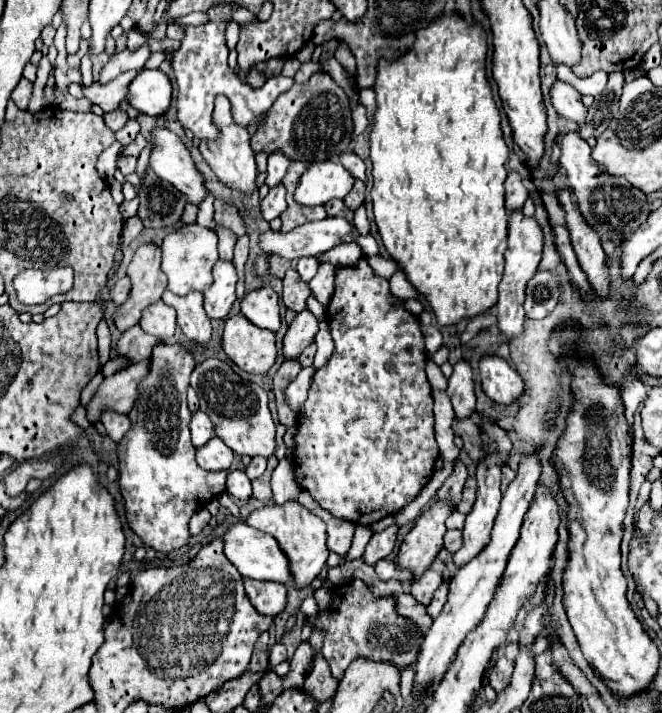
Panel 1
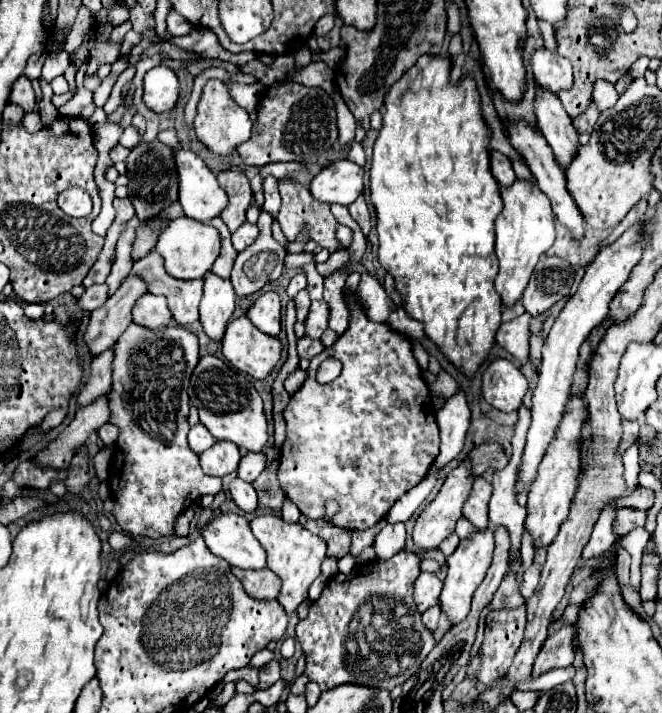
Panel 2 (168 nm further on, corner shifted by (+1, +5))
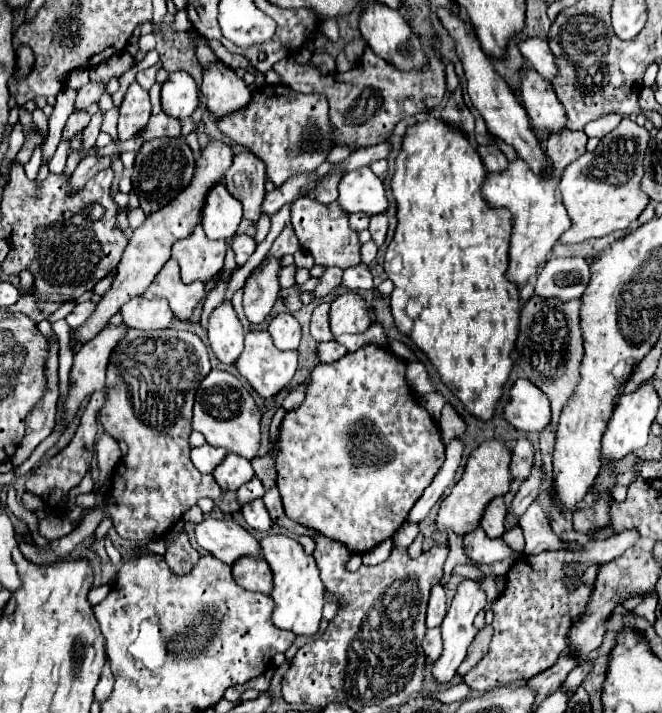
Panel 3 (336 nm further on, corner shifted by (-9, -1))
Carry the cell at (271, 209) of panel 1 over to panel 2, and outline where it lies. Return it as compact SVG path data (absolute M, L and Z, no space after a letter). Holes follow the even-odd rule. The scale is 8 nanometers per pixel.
M263 210L257 222L257 240L235 260L231 284L235 294L241 298L259 292L267 282L275 282L283 272L283 258L287 252L273 240L271 224L273 218Z

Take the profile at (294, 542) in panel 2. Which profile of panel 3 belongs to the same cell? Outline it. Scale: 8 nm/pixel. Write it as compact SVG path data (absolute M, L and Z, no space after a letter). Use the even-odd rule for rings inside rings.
M267 534L265 538L261 538L261 548L263 548L265 560L273 570L275 586L273 586L271 598L275 602L275 610L273 610L275 626L283 630L291 630L295 634L313 636L319 630L321 608L325 604L325 598L323 598L325 586L323 586L315 556L307 554L297 540L285 534Z

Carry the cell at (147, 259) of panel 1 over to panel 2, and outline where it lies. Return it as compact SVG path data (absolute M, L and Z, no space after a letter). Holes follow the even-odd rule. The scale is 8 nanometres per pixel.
M129 278L125 280L119 290L97 310L91 312L91 320L85 328L83 342L87 344L93 356L99 356L107 348L111 348L117 338L125 332L131 324L131 308L147 288L141 280Z

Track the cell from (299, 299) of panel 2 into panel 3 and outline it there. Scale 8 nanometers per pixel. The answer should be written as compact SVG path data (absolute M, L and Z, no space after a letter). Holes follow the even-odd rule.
M321 302L313 314L311 314L311 336L317 342L333 340L333 334L329 330L329 302Z

